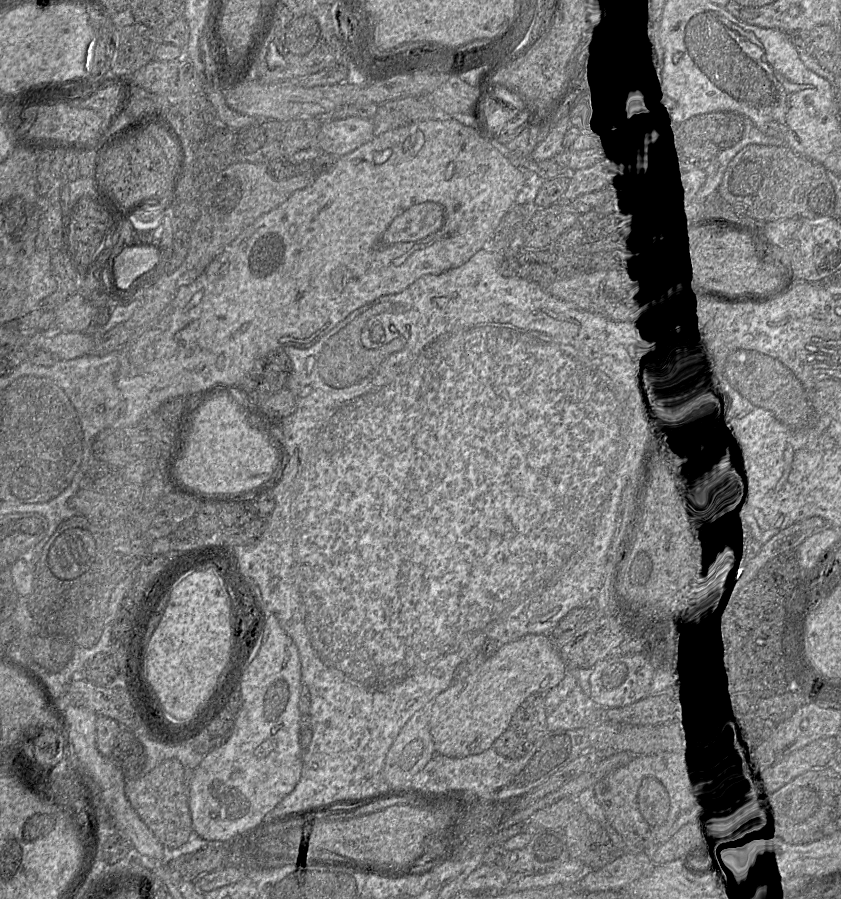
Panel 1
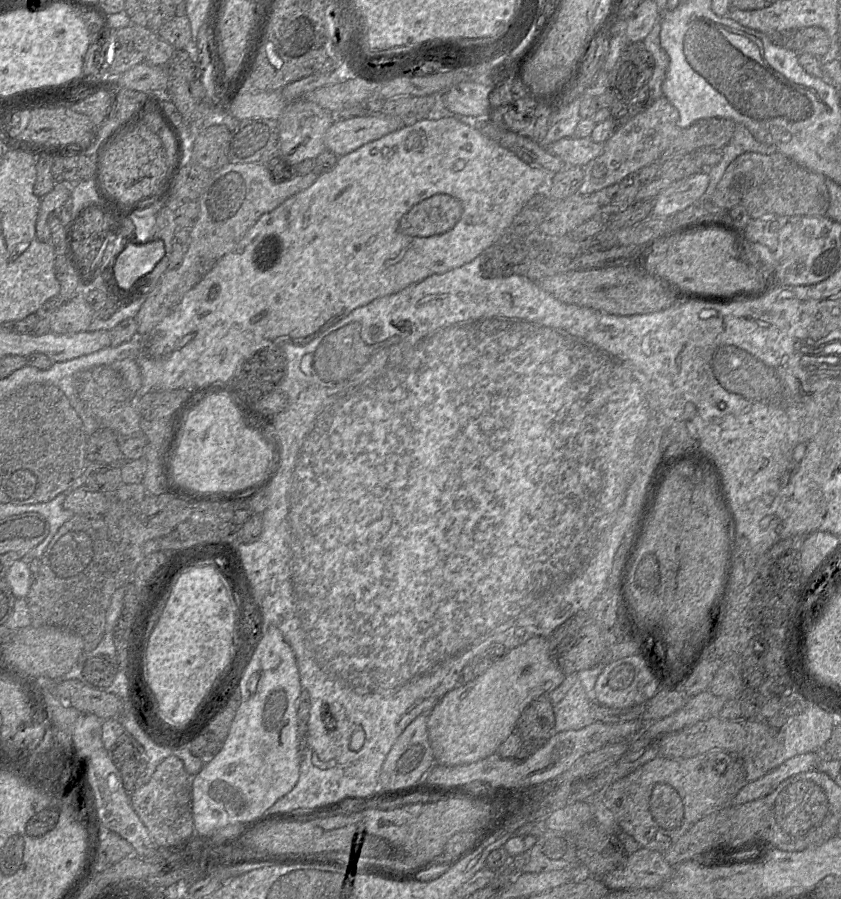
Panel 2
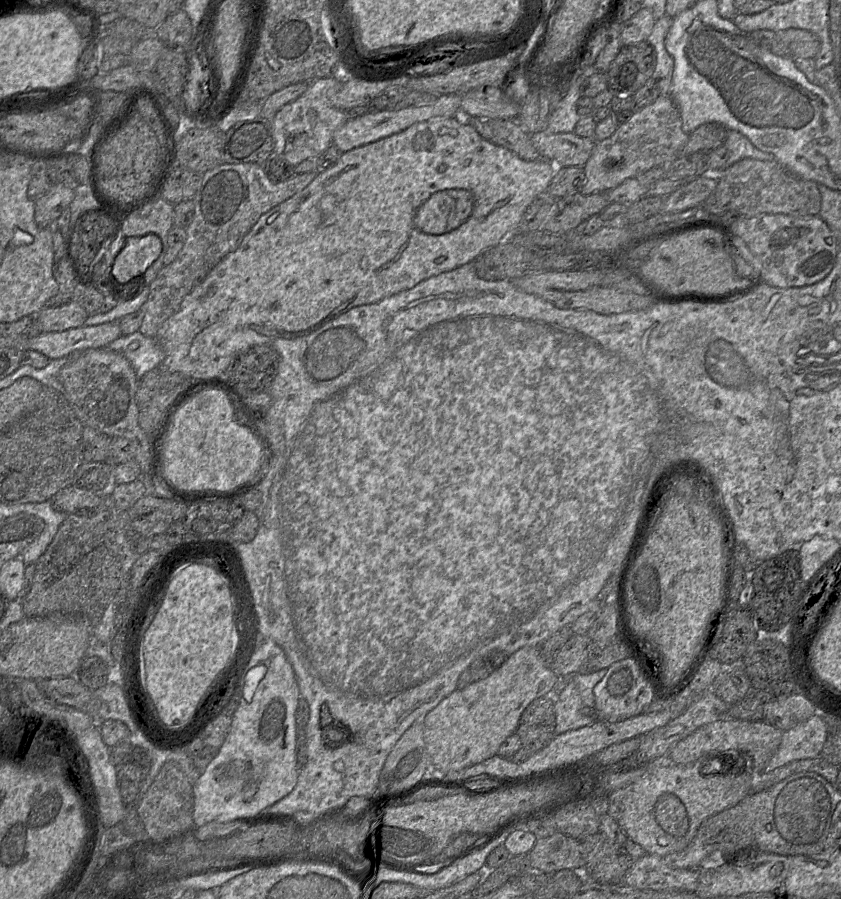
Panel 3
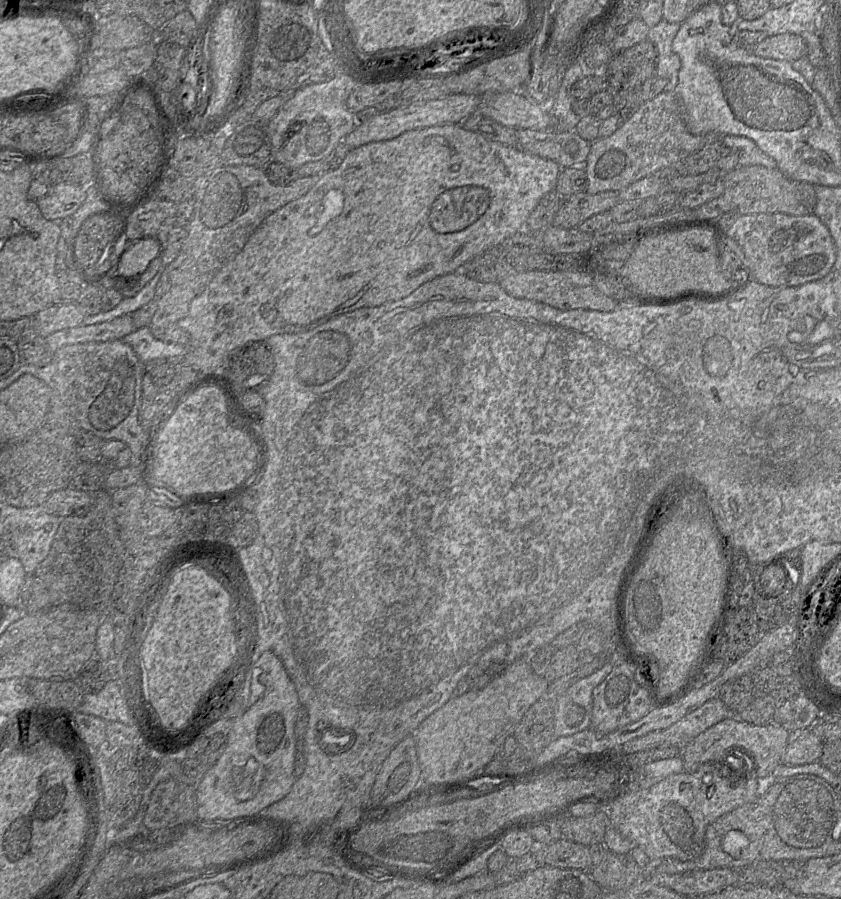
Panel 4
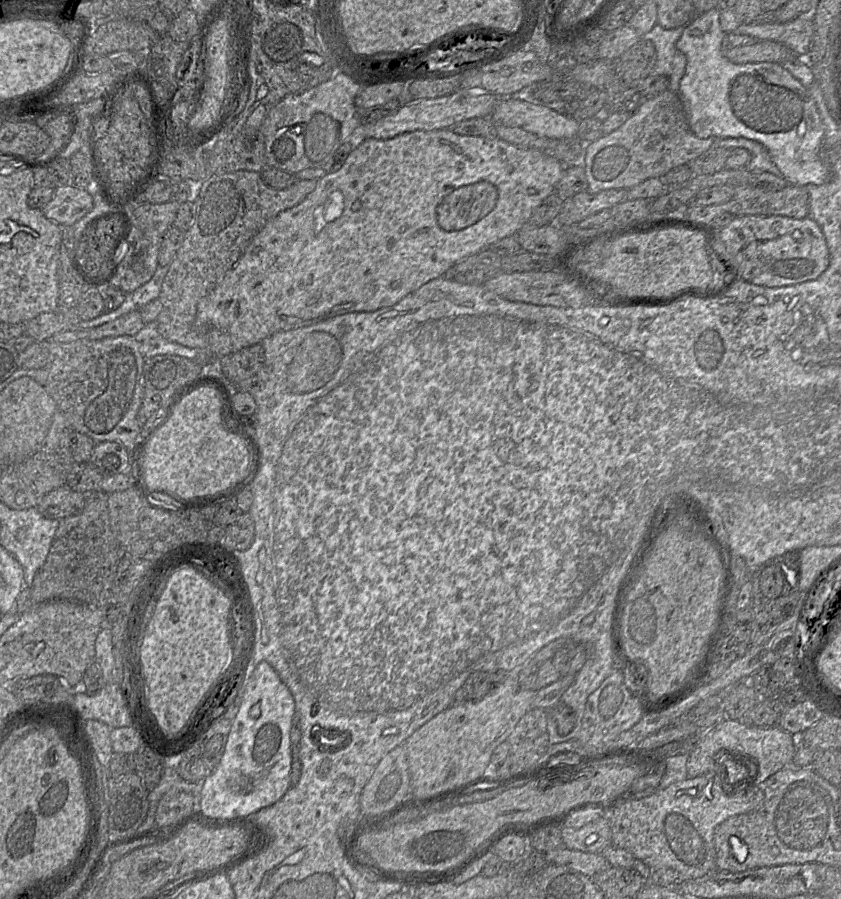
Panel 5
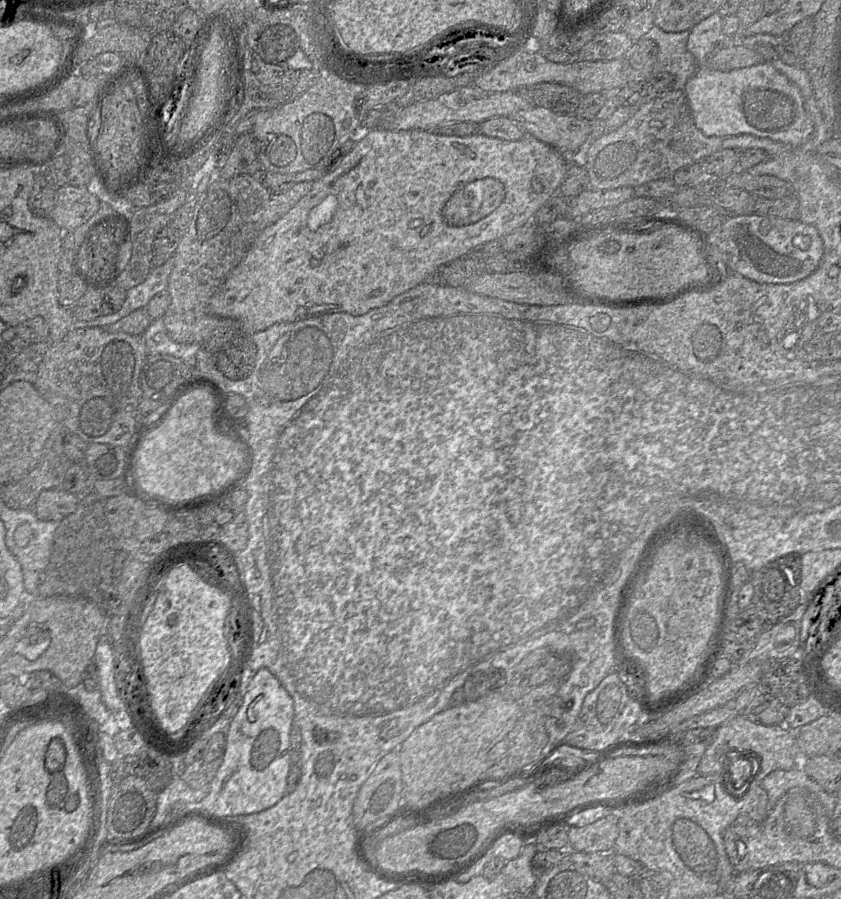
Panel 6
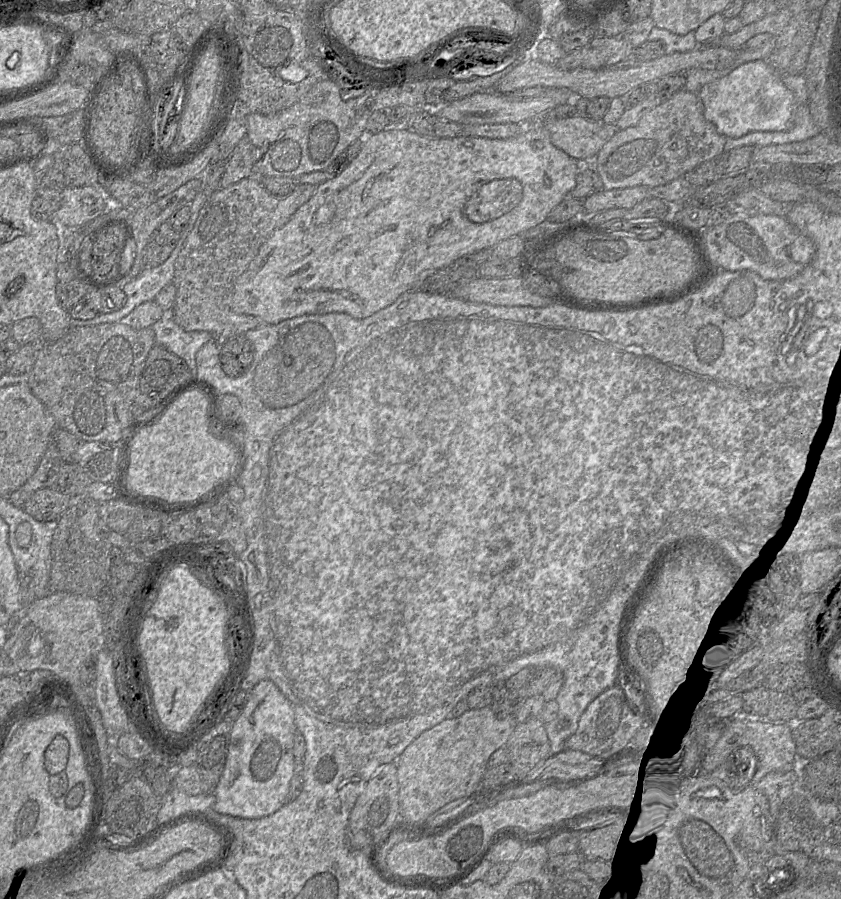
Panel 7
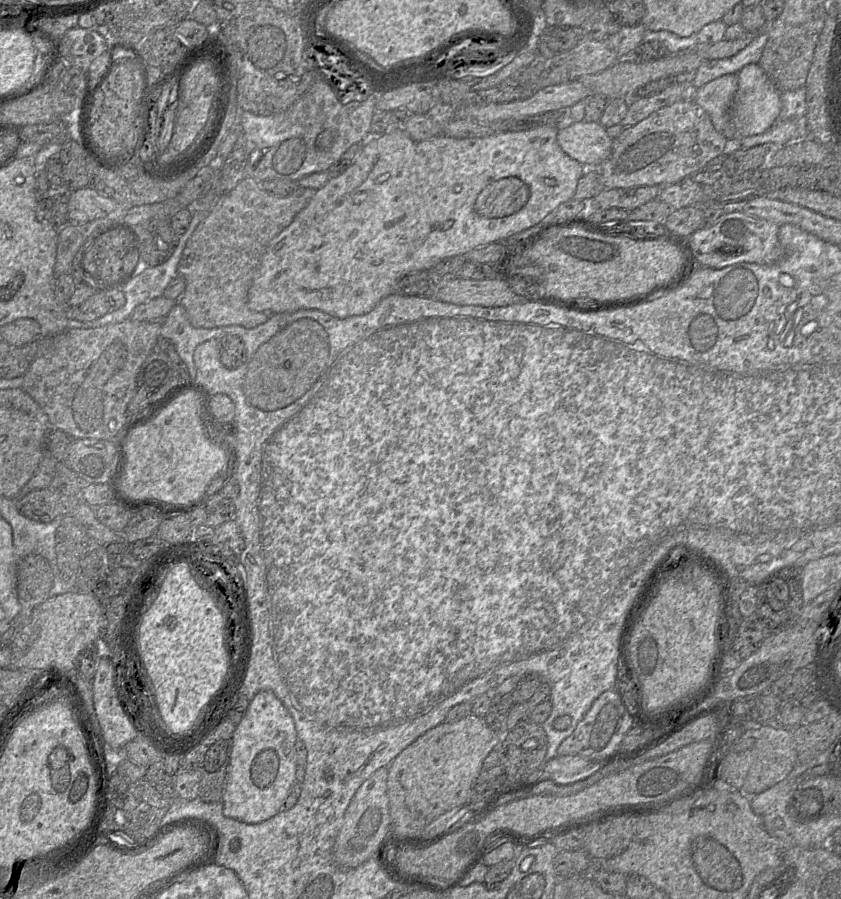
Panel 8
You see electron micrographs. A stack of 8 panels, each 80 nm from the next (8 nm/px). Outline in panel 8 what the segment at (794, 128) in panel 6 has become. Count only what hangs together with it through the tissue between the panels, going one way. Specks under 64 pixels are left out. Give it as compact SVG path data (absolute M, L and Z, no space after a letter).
M759 63L744 66L736 75L738 88L731 106L731 118L736 128L735 138L763 133L779 118L782 108L781 94Z

